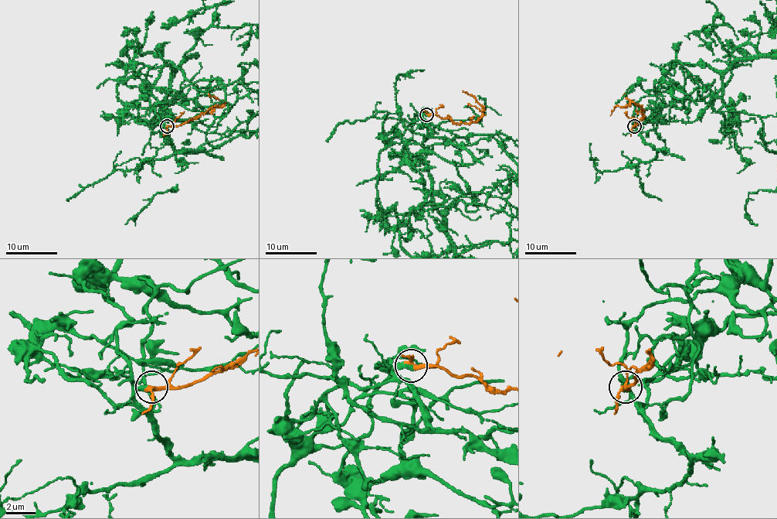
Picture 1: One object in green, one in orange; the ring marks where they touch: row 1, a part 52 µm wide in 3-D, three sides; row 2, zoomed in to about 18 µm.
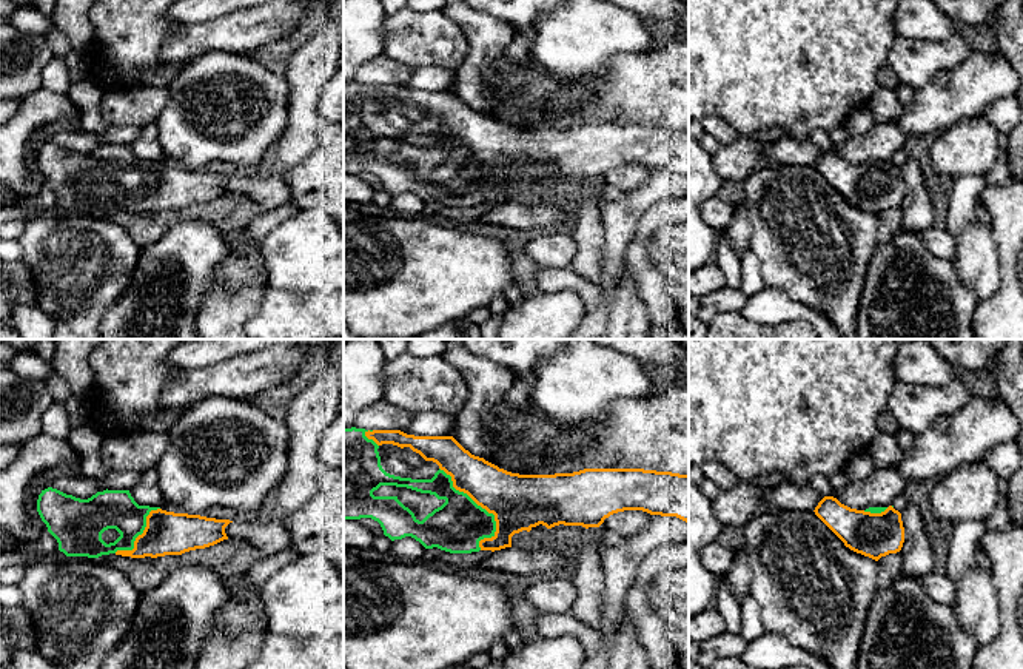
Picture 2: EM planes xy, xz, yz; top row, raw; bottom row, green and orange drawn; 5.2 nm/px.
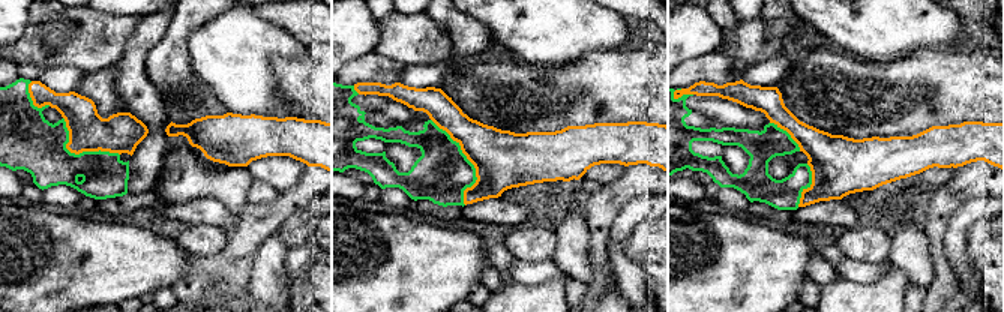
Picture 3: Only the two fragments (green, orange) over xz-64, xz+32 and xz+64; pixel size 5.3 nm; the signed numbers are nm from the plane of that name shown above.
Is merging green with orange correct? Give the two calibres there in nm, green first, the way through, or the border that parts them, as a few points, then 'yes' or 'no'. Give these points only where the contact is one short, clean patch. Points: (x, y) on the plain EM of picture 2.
calibres 280 and 280 nm; yes

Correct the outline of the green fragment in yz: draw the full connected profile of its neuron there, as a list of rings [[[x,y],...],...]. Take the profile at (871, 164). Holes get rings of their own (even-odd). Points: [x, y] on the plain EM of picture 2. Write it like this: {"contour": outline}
{"contour": [[[824,151],[813,166],[846,202],[875,216],[903,202],[901,168],[892,160],[857,165]]]}

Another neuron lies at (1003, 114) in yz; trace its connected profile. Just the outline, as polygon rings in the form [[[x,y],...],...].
[[[1017,96],[998,99],[988,105],[981,116],[997,129],[1009,136],[1023,119],[1023,109]]]

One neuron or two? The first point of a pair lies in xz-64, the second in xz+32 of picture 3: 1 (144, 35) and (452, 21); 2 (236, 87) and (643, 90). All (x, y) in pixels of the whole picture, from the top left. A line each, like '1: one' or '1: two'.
1: one
2: two

